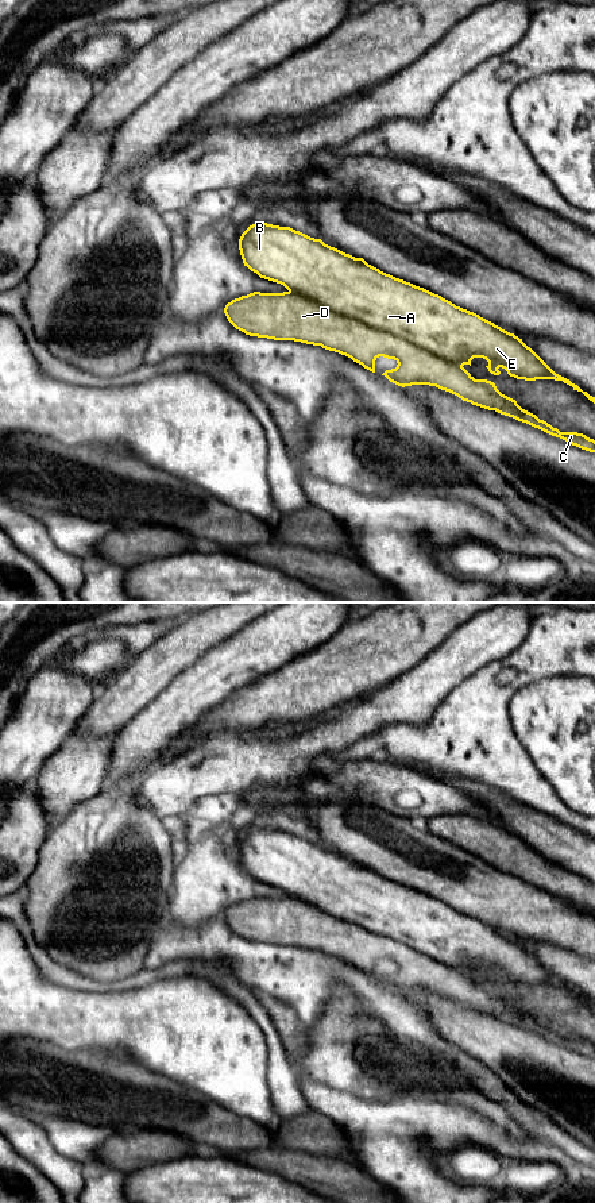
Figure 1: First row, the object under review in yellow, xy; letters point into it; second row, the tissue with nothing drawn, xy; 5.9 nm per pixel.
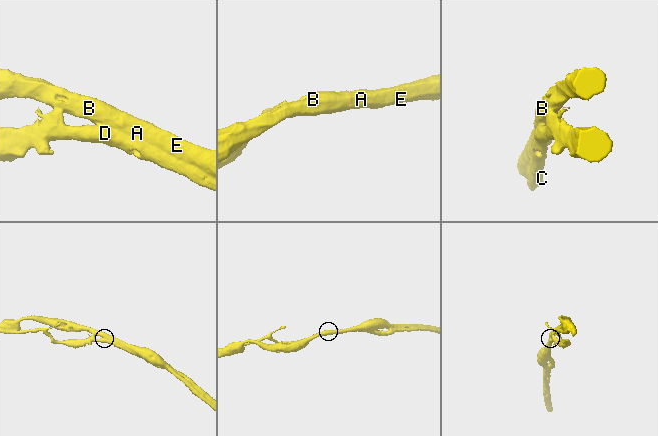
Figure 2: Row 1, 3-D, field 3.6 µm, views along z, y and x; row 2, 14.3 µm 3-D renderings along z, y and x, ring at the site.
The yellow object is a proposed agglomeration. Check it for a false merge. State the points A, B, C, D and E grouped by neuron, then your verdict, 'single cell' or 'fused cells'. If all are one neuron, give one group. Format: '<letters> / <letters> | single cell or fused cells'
A B E / C D | fused cells

